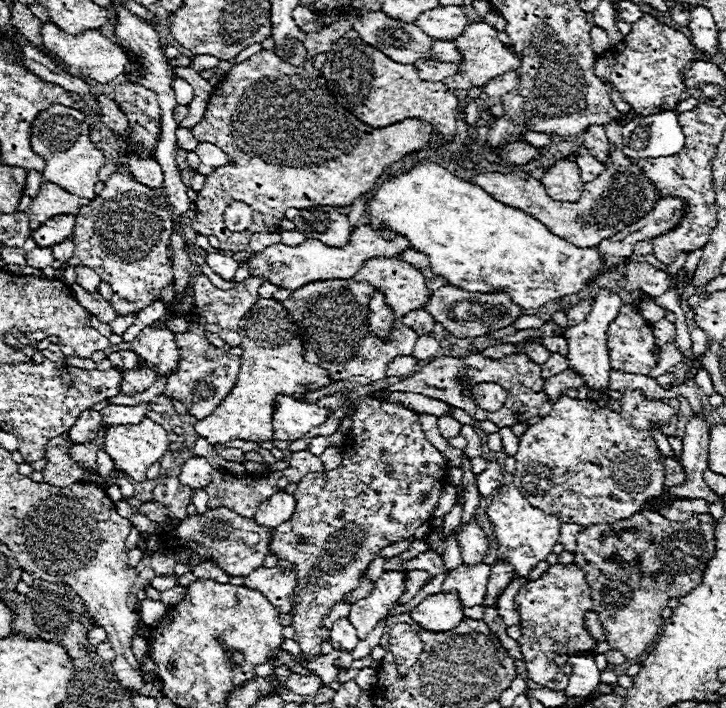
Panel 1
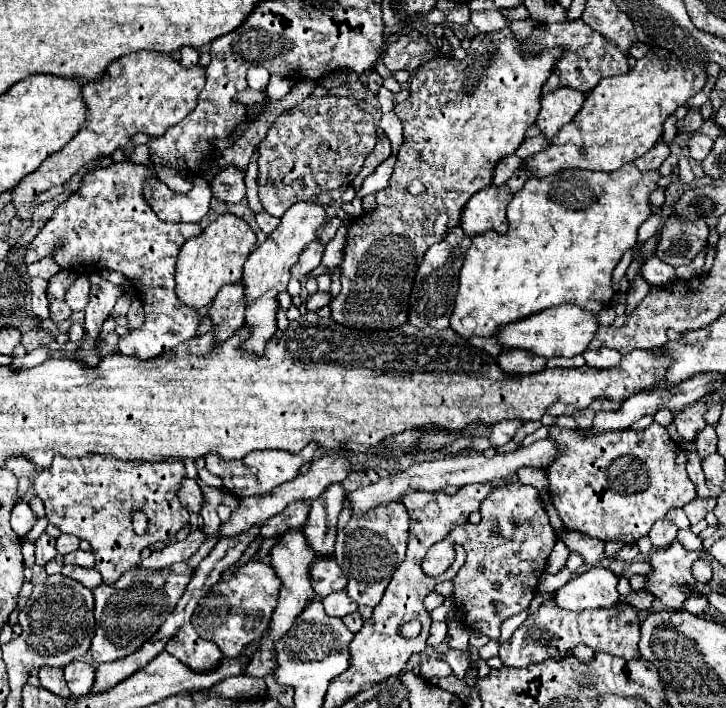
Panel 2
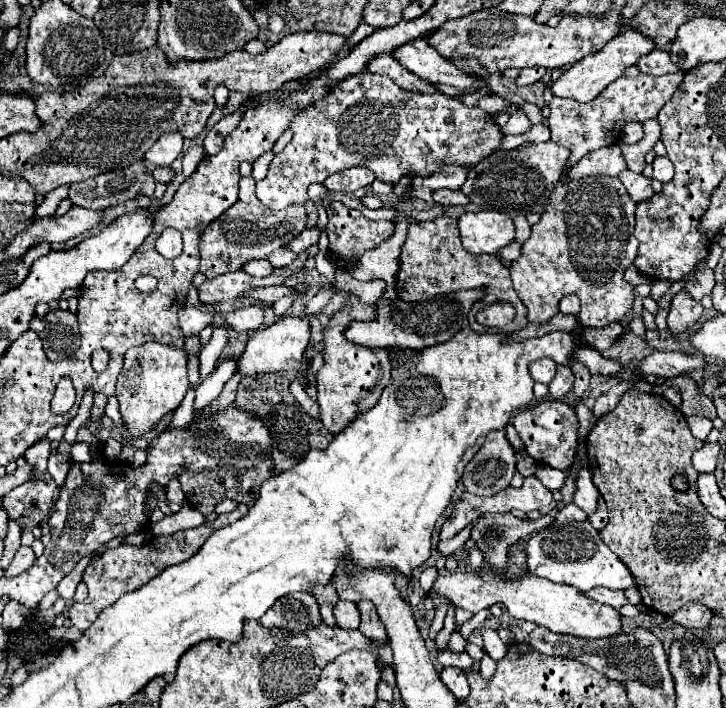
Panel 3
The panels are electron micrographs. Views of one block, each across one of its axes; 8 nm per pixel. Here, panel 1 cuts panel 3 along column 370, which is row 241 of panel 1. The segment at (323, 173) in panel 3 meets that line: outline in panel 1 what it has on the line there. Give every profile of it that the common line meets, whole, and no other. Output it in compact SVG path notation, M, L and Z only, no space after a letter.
M118 172L118 174L110 176L106 180L104 190L94 200L90 200L88 206L82 206L82 210L78 212L78 218L74 224L74 234L72 234L76 250L74 250L74 256L66 264L68 266L84 264L84 266L92 268L104 282L108 282L114 292L110 304L114 306L118 316L134 314L134 312L146 308L148 304L152 304L160 298L160 292L166 286L172 284L172 260L168 256L168 246L170 246L170 238L174 232L174 220L172 220L168 206L160 206L160 204L164 204L164 202L152 188Z

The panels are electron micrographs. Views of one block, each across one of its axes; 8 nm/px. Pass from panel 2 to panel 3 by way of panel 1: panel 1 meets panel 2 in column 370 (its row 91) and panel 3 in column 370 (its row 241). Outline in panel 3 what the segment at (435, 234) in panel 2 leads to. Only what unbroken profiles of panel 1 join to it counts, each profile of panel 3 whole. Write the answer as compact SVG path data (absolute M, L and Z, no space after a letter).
M330 202L326 234L328 234L328 254L336 260L336 264L342 266L342 270L352 270L366 250L378 248L384 240L388 240L394 234L394 222L368 220L366 216L362 216L358 208L348 208L342 202Z

